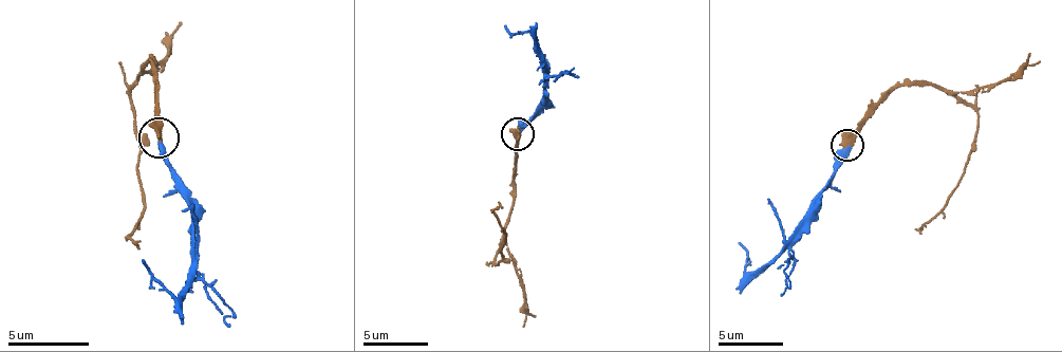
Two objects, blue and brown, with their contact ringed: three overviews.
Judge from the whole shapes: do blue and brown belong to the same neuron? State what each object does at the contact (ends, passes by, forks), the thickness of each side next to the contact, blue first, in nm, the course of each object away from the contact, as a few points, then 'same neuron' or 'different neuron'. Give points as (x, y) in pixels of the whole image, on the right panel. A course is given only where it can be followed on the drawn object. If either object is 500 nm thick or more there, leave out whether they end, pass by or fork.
calibres 360 and 550 nm; course blue (848, 146), (835, 178), (808, 210), (808, 226), (777, 256), (747, 272), (747, 253), (738, 243); course brown (848, 146), (848, 136), (902, 84), (954, 91), (977, 113), (977, 143), (957, 188), (921, 226); same neuron

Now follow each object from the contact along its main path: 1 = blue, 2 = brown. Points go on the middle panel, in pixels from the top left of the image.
1: (517, 134), (542, 105), (542, 63), (529, 34), (514, 34), (504, 24)
2: (517, 134), (507, 241), (495, 264), (504, 257), (504, 228), (495, 212), (504, 208)

